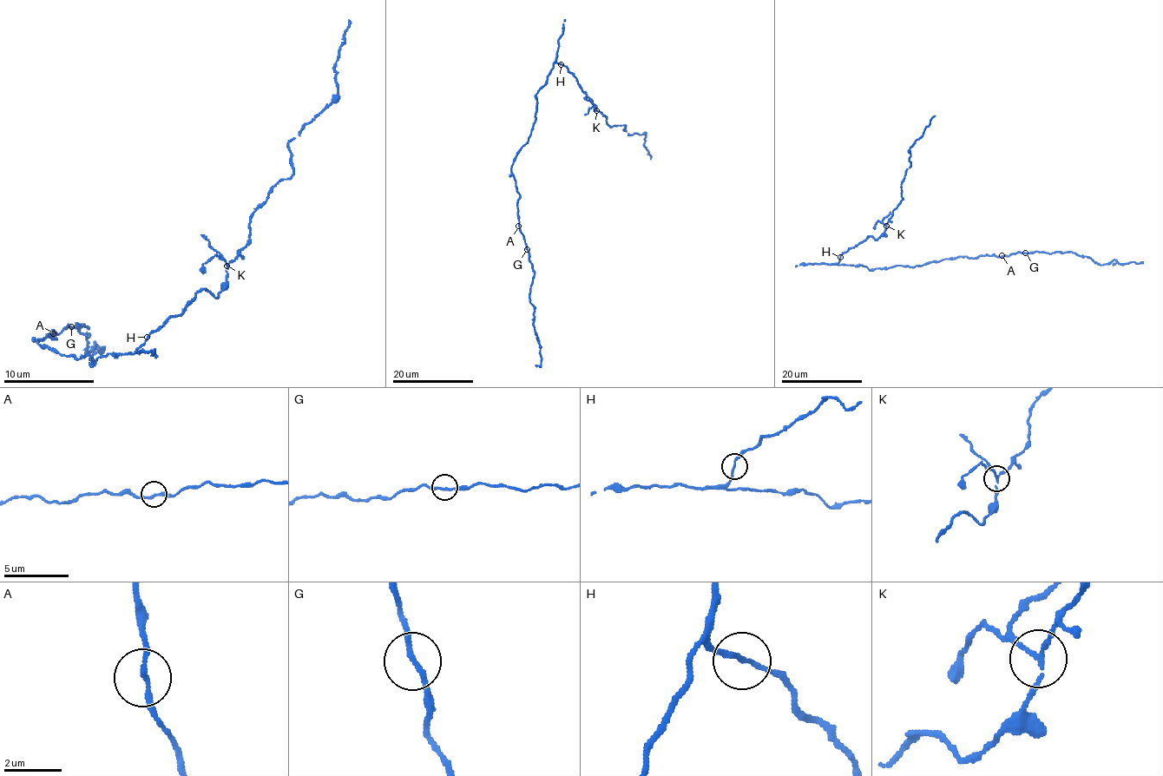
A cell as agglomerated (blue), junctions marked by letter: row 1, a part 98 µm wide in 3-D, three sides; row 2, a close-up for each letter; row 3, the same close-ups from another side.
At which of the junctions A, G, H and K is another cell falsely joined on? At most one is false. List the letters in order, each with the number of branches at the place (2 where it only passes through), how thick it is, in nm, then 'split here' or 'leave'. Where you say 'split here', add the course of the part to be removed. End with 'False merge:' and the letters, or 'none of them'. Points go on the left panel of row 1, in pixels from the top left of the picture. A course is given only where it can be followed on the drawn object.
A: 2 branches meet; 180 nm thick; leave
G: 2 branches meet; 180 nm thick; leave
H: 2 branches meet; 160 nm thick; leave
K: 3 branches meet; 140 nm thick; split here; foreign part runs (226, 265), (201, 235)
False merge: K

